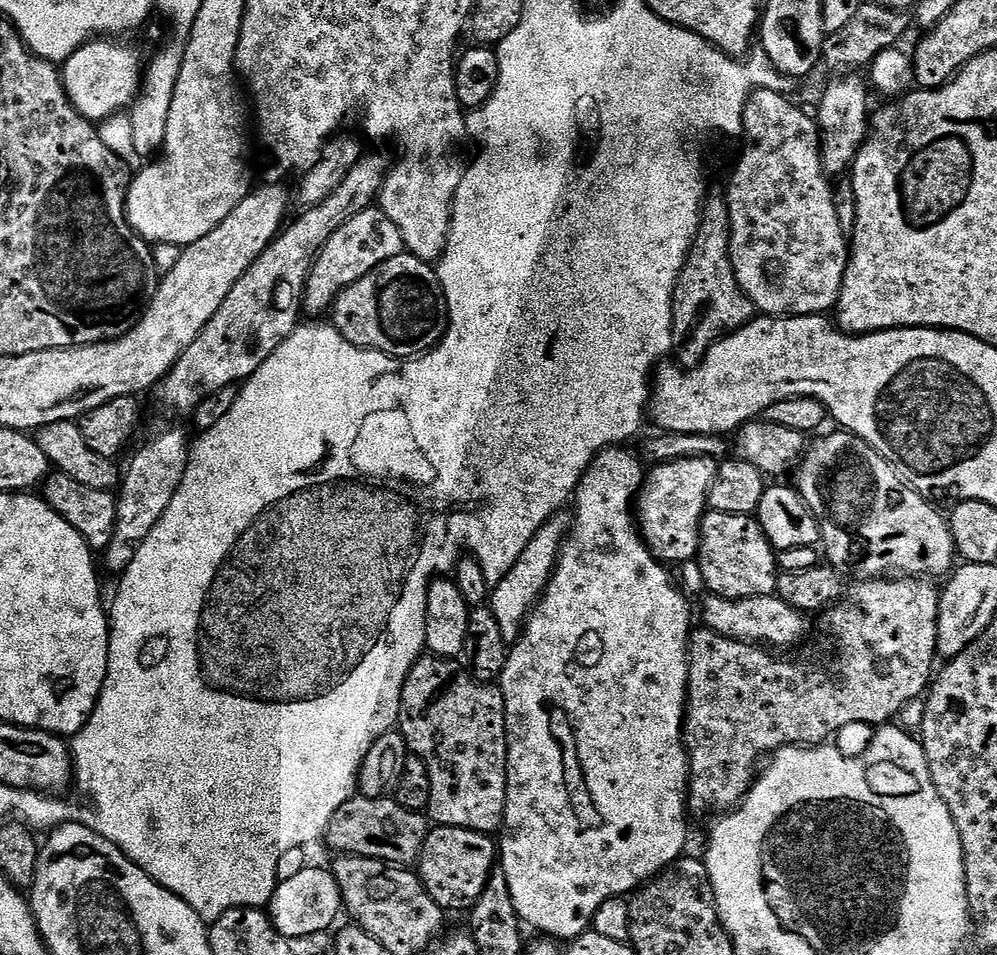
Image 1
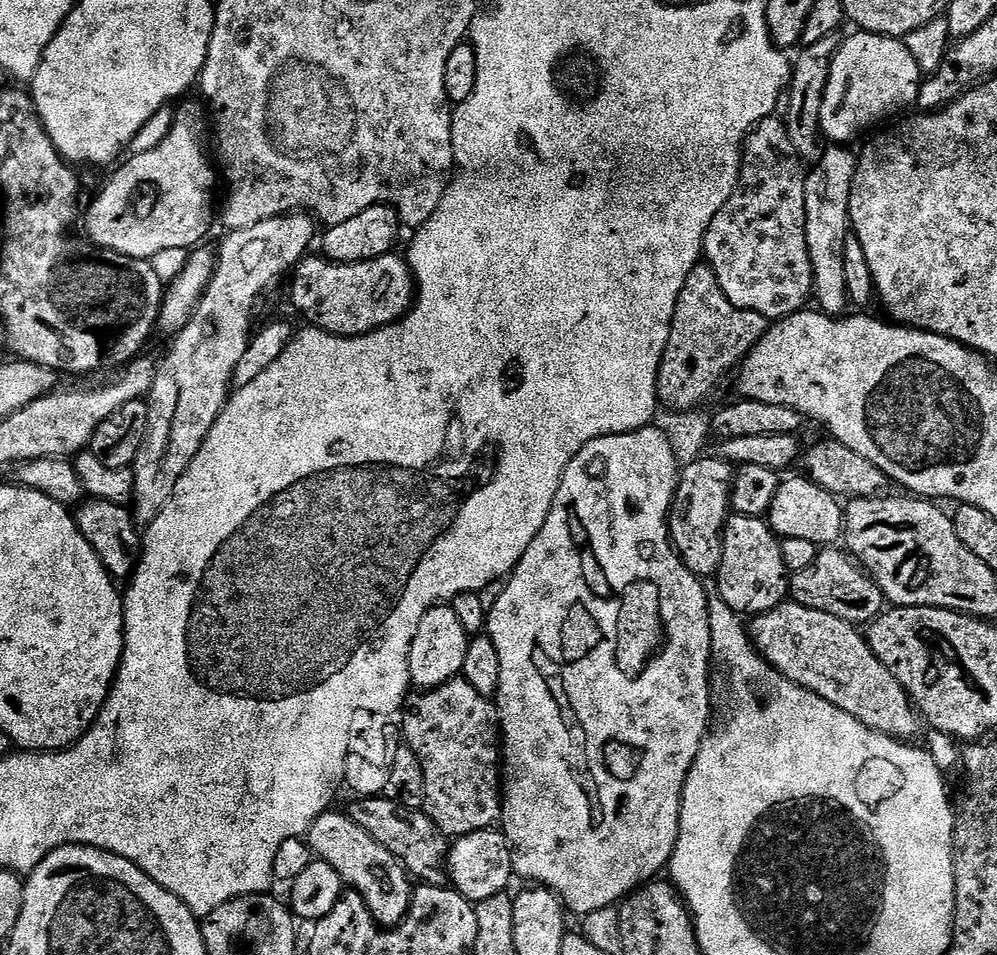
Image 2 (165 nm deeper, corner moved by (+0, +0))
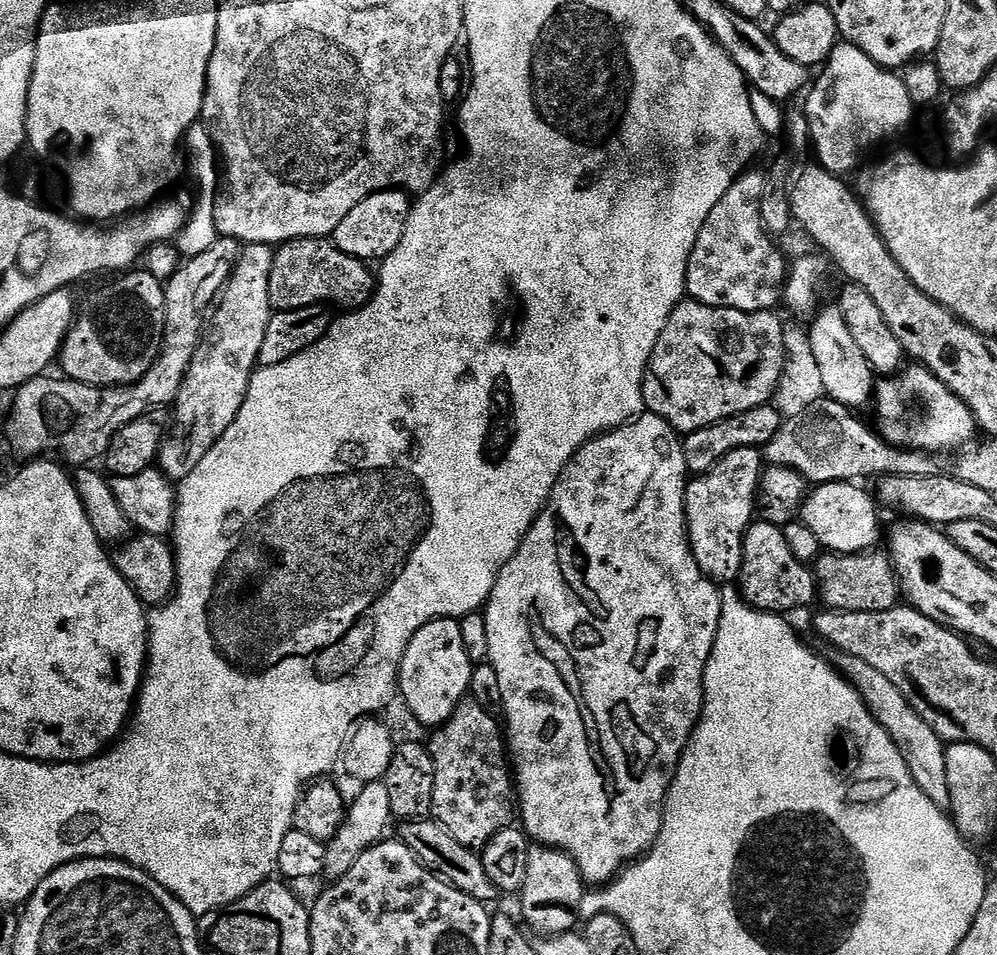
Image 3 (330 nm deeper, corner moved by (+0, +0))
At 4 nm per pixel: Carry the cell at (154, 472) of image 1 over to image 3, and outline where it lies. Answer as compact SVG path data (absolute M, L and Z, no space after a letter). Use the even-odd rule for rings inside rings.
M267 244L247 245L238 257L228 283L218 297L218 303L207 317L200 344L194 350L194 356L176 395L176 421L173 422L172 428L170 424L164 441L160 444L158 467L173 482L185 480L194 470L194 466L198 466L198 462L206 458L209 450L216 445L216 440L226 434L230 422L234 422L246 398L248 383L252 380L253 371L260 359L262 338L266 336L266 326L274 311L268 302L268 278L273 255L273 249Z

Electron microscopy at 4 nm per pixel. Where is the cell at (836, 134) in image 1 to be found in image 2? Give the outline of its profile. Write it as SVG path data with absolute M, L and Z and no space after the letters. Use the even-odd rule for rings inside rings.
M828 146L821 151L816 169L807 173L806 186L806 244L812 262L812 290L819 311L839 317L849 307L846 290L844 251L850 234L850 194L858 163L857 153L848 146Z

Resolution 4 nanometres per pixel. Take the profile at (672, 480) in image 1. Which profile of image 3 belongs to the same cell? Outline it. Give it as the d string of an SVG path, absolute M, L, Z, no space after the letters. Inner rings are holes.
M743 448L742 450L734 450L730 454L726 454L717 463L713 464L712 469L708 472L699 473L695 478L687 481L684 490L684 523L688 529L688 544L692 547L694 558L698 562L698 566L702 570L702 574L707 576L709 580L720 586L728 586L739 577L742 570L742 550L744 549L744 536L748 533L748 527L754 522L754 513L756 512L756 491L760 488L760 473L762 471L762 452L758 448Z

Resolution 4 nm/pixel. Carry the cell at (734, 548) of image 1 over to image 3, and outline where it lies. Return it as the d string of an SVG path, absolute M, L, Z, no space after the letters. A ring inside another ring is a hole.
M753 522L744 536L738 591L748 607L777 614L789 614L795 608L804 608L818 596L813 569L800 564L798 558L790 554L790 546L786 546L781 529L763 522Z

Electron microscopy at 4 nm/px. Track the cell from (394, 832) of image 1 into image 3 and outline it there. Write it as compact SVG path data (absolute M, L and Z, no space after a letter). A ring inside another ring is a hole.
M435 819L410 820L399 826L401 828L398 839L414 854L414 858L418 858L418 862L422 862L422 866L430 869L437 878L481 902L489 902L488 900L498 896L498 889L486 875L486 866L482 866L480 852L475 848L462 846L462 842L458 842L458 838L454 838L454 834L446 831Z

